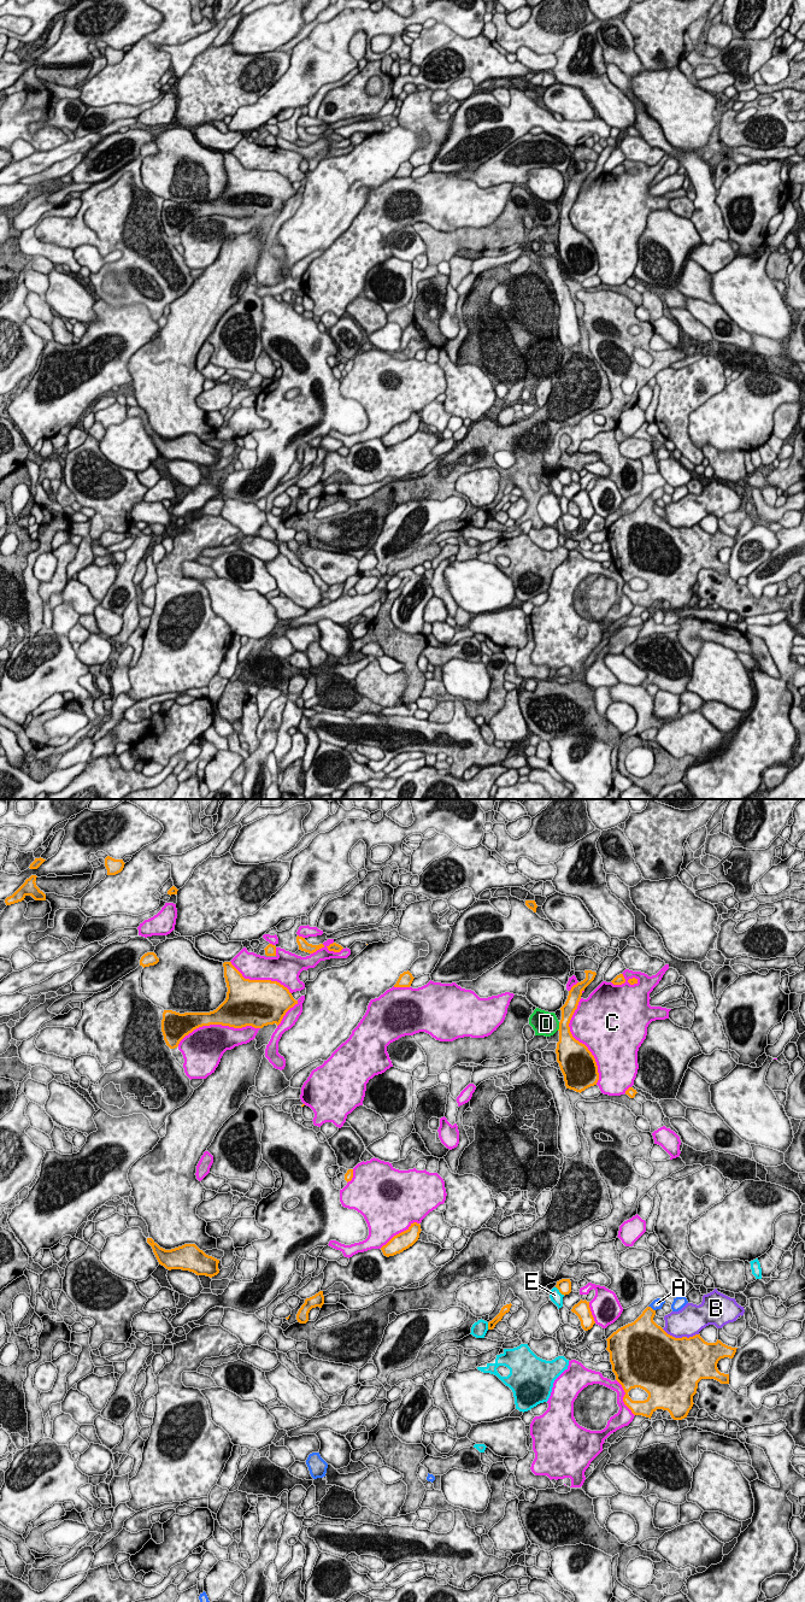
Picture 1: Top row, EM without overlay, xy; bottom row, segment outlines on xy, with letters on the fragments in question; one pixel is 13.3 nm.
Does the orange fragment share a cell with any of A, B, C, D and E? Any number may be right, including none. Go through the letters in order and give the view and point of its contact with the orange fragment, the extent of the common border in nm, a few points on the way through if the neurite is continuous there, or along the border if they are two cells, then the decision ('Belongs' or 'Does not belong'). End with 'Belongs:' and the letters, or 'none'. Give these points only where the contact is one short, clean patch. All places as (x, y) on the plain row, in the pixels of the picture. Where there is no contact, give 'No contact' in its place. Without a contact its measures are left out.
A: Touches orange at xy (651, 498). Shared border 120 nm. Does not belong
B: Touches orange at xy (680, 528). Shared border 500 nm. Does not belong
C: Touches orange at xy (579, 232). Shared border 1150 nm. Does not belong
D: Touches orange at xy (559, 216). Shared border 120 nm. Does not belong
E: Touches orange at xy (559, 481). Shared border 170 nm. Does not belong
Belongs: none

